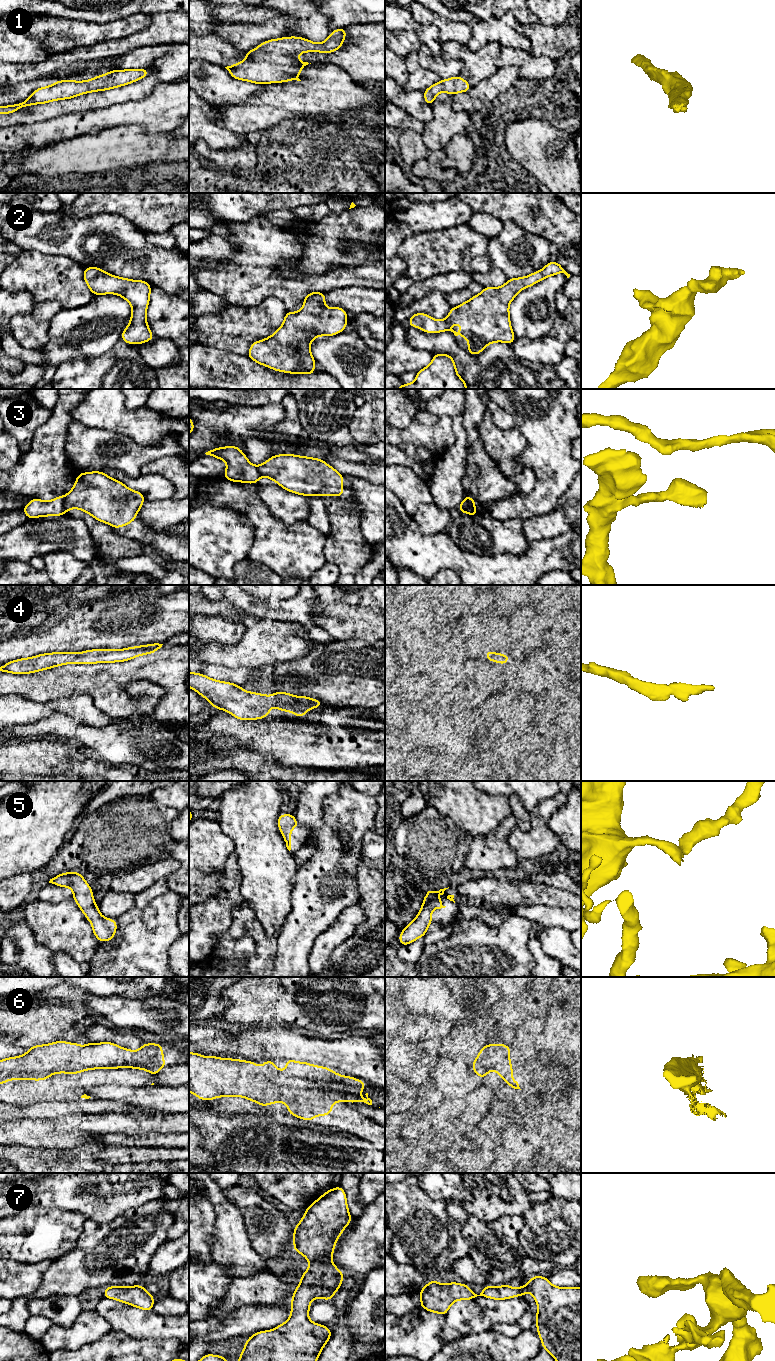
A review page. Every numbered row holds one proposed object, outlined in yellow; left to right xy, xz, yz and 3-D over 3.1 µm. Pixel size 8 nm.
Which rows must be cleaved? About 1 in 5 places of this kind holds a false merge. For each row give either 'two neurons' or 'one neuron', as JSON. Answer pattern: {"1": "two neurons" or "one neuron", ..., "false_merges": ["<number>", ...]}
{"1": "one neuron", "2": "one neuron", "3": "two neurons", "4": "one neuron", "5": "one neuron", "6": "one neuron", "7": "one neuron", "false_merges": ["3"]}

